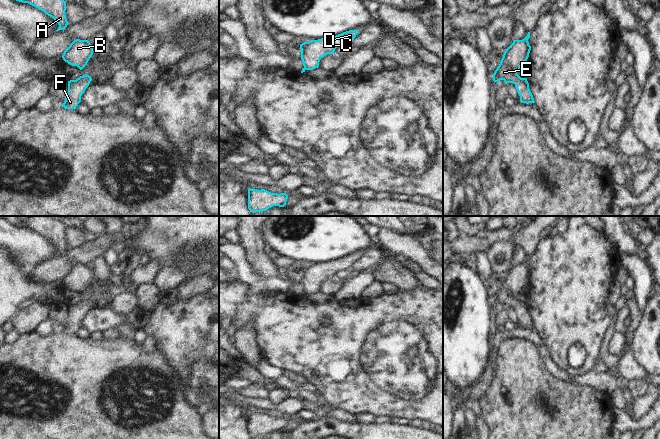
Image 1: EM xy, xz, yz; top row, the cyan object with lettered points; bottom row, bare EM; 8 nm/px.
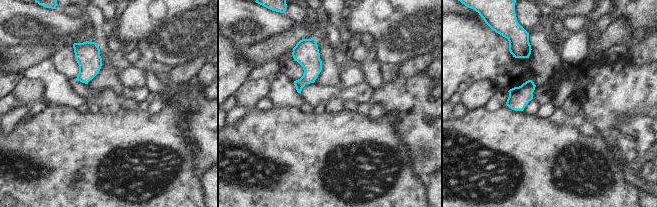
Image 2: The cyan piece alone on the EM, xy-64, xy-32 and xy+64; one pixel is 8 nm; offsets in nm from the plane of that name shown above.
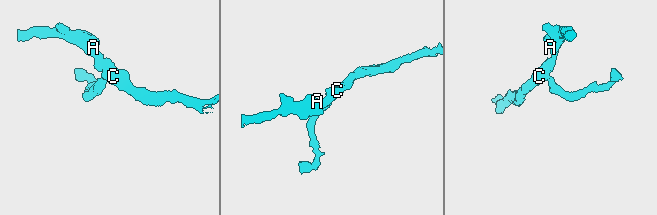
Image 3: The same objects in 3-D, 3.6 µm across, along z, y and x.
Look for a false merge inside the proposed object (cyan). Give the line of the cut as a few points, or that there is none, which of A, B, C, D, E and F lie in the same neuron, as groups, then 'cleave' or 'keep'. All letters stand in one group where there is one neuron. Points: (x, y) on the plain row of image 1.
no cut; A B C D E F; keep

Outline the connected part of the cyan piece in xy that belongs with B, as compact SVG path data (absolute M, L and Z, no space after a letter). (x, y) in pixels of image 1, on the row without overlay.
M74 264L64 275L62 282L72 290L82 294L93 279L93 271L88 264Z

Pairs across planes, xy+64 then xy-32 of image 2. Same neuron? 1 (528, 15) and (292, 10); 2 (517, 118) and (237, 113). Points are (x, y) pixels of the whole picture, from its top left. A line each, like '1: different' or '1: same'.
1: same
2: different

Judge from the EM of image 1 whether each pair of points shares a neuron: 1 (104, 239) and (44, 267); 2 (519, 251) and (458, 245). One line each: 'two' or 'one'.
1: one
2: two

